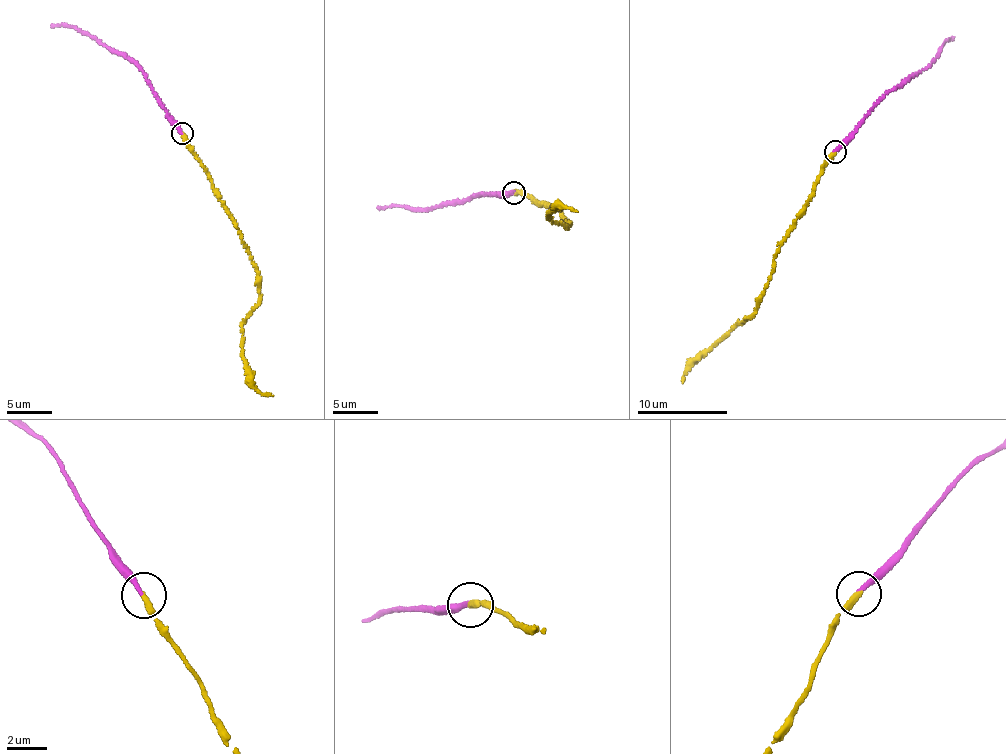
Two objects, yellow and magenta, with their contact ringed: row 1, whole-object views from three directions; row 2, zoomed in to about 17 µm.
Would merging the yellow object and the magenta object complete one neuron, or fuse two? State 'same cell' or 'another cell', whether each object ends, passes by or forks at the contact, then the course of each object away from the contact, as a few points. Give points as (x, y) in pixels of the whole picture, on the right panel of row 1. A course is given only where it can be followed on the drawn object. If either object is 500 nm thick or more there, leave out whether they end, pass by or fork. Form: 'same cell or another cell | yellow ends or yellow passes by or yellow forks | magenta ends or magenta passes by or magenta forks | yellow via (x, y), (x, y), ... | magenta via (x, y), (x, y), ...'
same cell | yellow ends | magenta ends | yellow via (835, 151), (779, 249), (756, 312), (715, 341), (685, 371), (682, 383) | magenta via (833, 151), (891, 90), (926, 67), (952, 39)

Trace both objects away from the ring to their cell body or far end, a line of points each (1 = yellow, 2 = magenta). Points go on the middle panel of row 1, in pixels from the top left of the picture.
1: (514, 193), (558, 209), (568, 222), (566, 229), (548, 218), (547, 211), (564, 205), (577, 211)
2: (514, 191), (427, 208), (377, 208)

